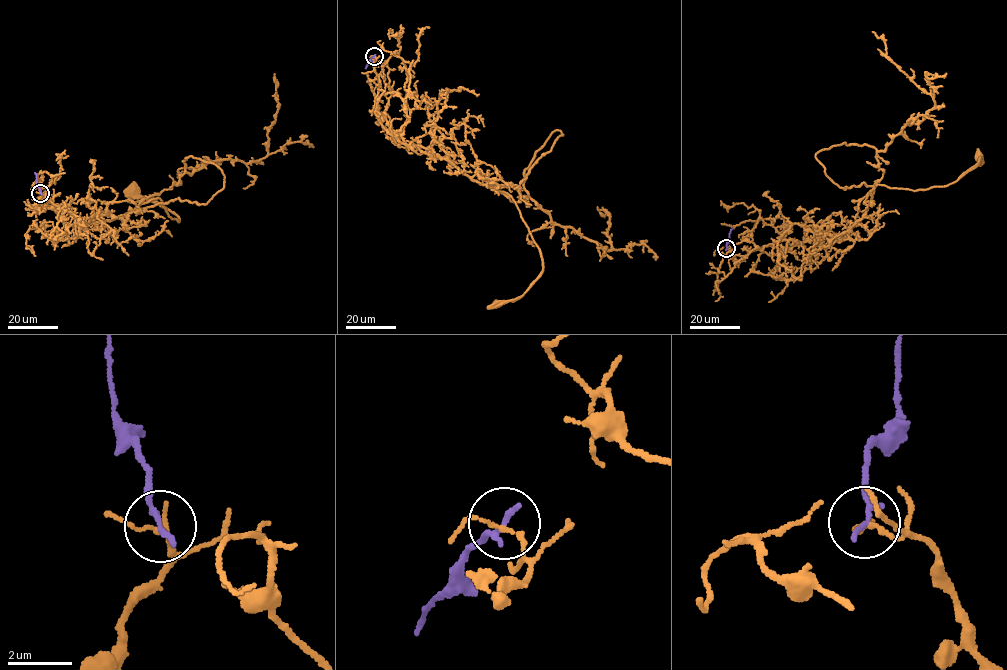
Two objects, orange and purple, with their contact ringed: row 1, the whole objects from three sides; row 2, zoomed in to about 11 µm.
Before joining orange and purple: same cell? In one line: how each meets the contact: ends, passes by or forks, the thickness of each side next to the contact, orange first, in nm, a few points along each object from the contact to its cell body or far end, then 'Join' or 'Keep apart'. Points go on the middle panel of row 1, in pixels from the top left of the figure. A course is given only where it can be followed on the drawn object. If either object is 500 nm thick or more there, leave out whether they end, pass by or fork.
At the ring orange passes by. At the ring purple ends. Thickness 110 nm (orange) against 200 nm. Course of orange: (374, 56), (375, 106), (392, 129), (508, 193), (539, 249), (539, 277), (496, 305). Course of purple: (374, 56), (365, 68). Keep apart

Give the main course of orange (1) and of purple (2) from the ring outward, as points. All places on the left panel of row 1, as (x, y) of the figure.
1: (40, 193), (31, 209), (50, 208), (69, 225), (107, 221), (158, 198), (179, 221), (133, 192)
2: (40, 193), (34, 172)

